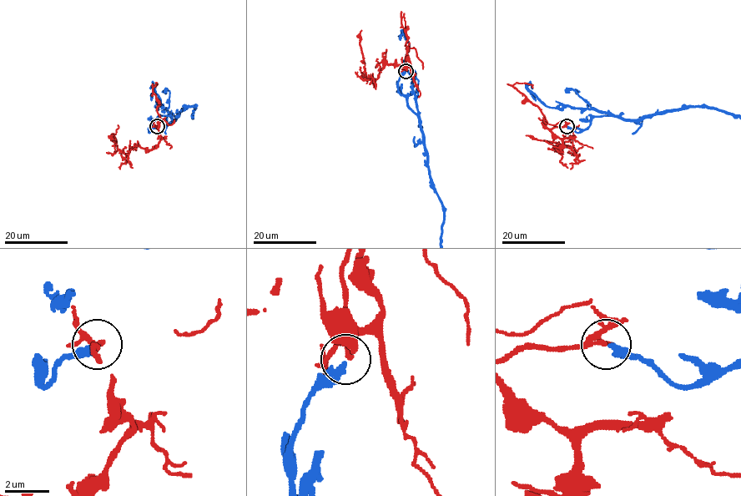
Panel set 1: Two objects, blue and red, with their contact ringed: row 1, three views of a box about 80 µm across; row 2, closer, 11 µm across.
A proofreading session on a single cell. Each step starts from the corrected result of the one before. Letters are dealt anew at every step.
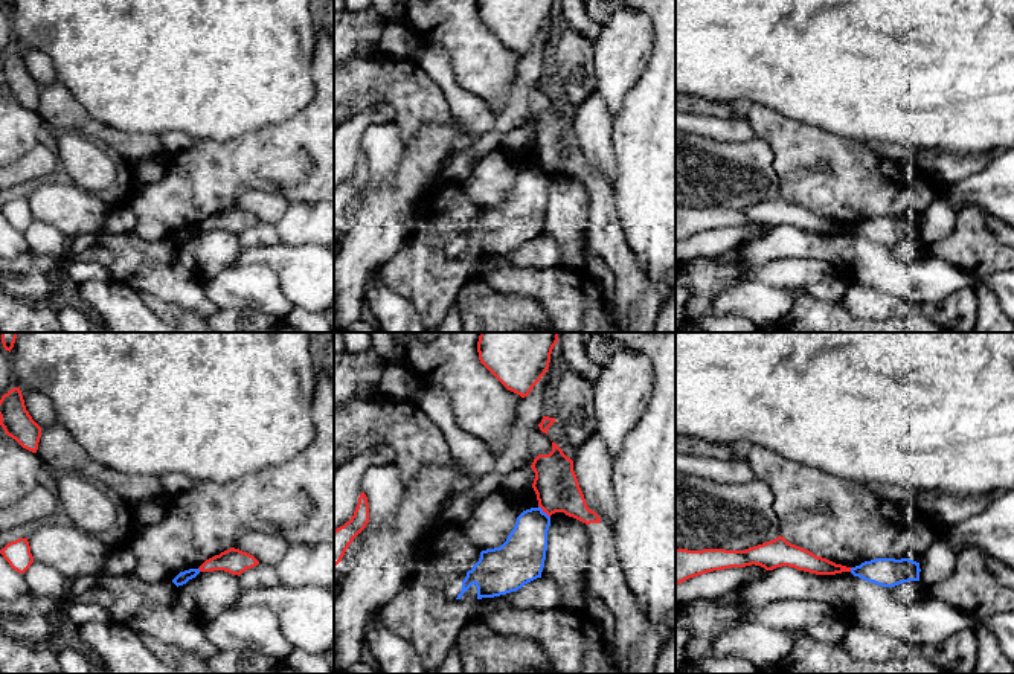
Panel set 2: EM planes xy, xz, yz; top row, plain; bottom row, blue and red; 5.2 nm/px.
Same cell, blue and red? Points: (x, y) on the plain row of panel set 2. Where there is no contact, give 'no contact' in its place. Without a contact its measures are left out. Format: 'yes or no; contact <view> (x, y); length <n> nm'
no; contact xz (542, 170); length 90 nm

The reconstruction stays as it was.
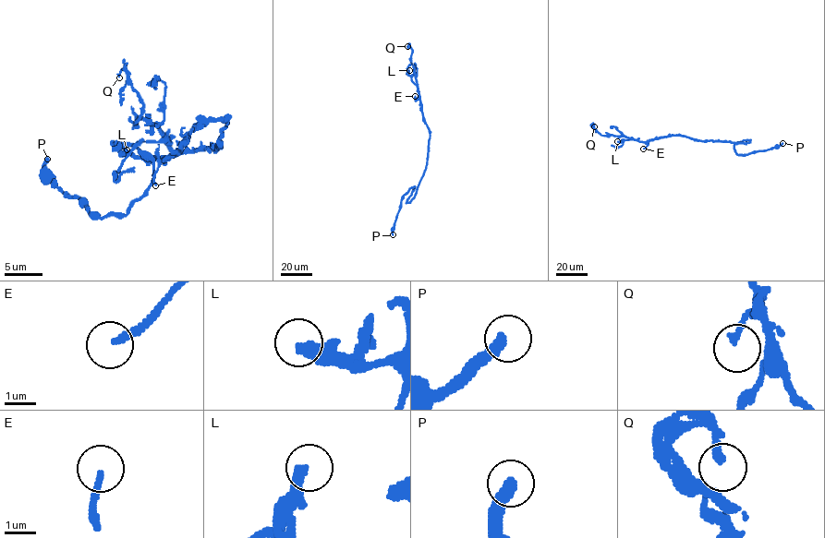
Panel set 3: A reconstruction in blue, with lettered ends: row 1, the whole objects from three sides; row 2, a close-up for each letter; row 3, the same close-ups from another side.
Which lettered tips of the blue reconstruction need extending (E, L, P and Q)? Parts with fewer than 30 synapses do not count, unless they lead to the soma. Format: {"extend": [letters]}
{"extend": []}

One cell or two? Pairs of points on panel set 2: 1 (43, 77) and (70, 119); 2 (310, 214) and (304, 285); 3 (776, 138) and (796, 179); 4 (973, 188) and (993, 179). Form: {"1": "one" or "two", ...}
{"1": "two", "2": "two", "3": "one", "4": "one"}

